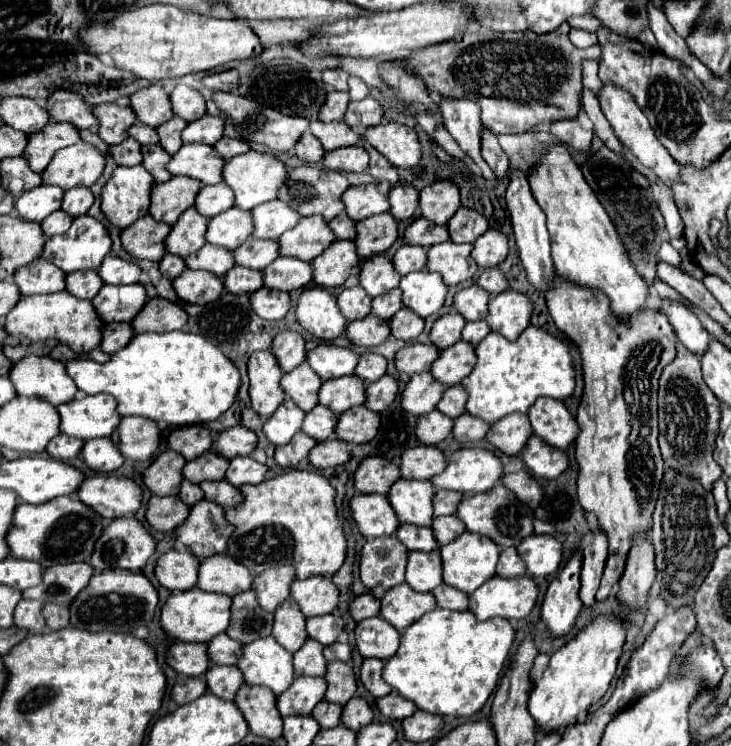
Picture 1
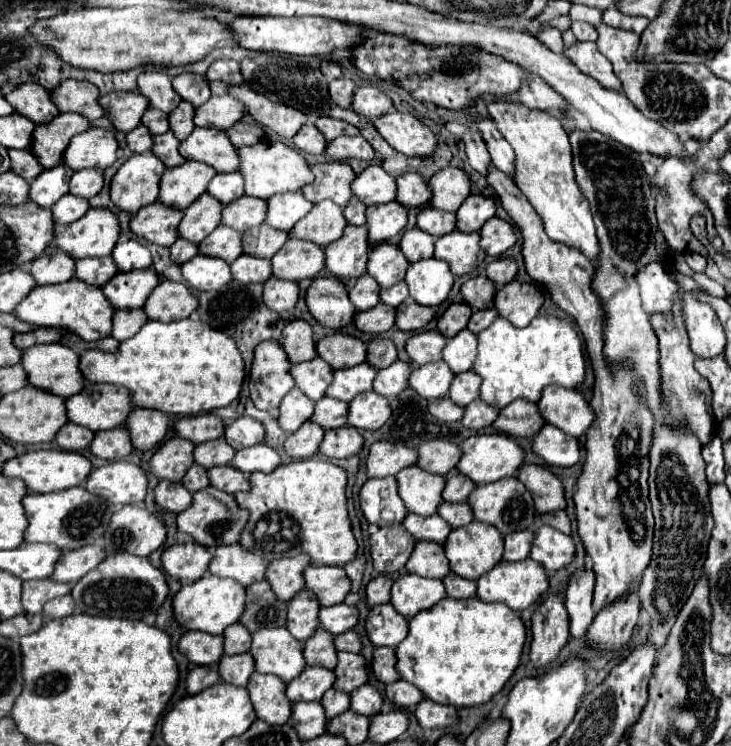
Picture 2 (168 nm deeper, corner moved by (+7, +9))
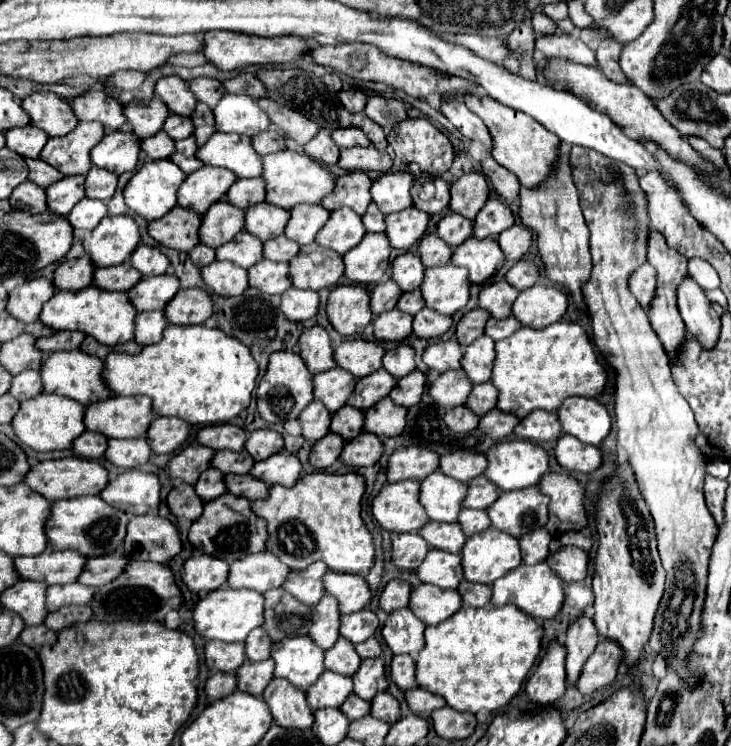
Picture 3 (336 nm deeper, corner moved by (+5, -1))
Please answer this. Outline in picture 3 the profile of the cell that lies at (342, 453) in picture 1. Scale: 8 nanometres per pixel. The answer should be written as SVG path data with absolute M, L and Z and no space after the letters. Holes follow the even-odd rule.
M361 432L357 438L349 440L341 452L341 462L347 466L373 466L383 454L383 440L371 432Z

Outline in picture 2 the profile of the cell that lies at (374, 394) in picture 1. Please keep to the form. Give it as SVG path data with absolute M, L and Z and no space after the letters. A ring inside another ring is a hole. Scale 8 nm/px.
M397 360L391 366L377 372L377 378L373 380L373 390L385 398L397 398L397 394L407 386L409 374L409 364Z

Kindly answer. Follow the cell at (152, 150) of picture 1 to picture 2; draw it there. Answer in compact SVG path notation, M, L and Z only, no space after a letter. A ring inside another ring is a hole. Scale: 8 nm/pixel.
M169 132L153 138L153 152L155 152L155 156L159 156L159 160L161 160L167 168L173 168L173 166L179 166L179 164L185 162L177 148L179 148L179 142L177 142L177 138L173 138L173 134L169 134Z

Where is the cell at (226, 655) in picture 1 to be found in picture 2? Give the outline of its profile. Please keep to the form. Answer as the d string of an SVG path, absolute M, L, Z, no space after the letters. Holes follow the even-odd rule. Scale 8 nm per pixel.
M233 624L223 634L225 638L225 654L241 654L247 652L251 646L251 632L243 624Z

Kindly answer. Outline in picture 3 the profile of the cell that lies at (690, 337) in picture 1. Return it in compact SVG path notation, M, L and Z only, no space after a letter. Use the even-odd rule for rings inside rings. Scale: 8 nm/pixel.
M643 264L639 266L631 276L629 276L629 290L631 294L639 300L639 304L643 308L649 306L649 302L653 300L655 296L655 270L651 264Z

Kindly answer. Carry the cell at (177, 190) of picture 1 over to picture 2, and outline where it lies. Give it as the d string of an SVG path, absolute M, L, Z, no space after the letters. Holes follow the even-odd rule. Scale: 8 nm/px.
M185 162L177 168L167 168L159 182L159 202L173 206L175 210L185 210L195 198L199 198L215 170L201 162Z

